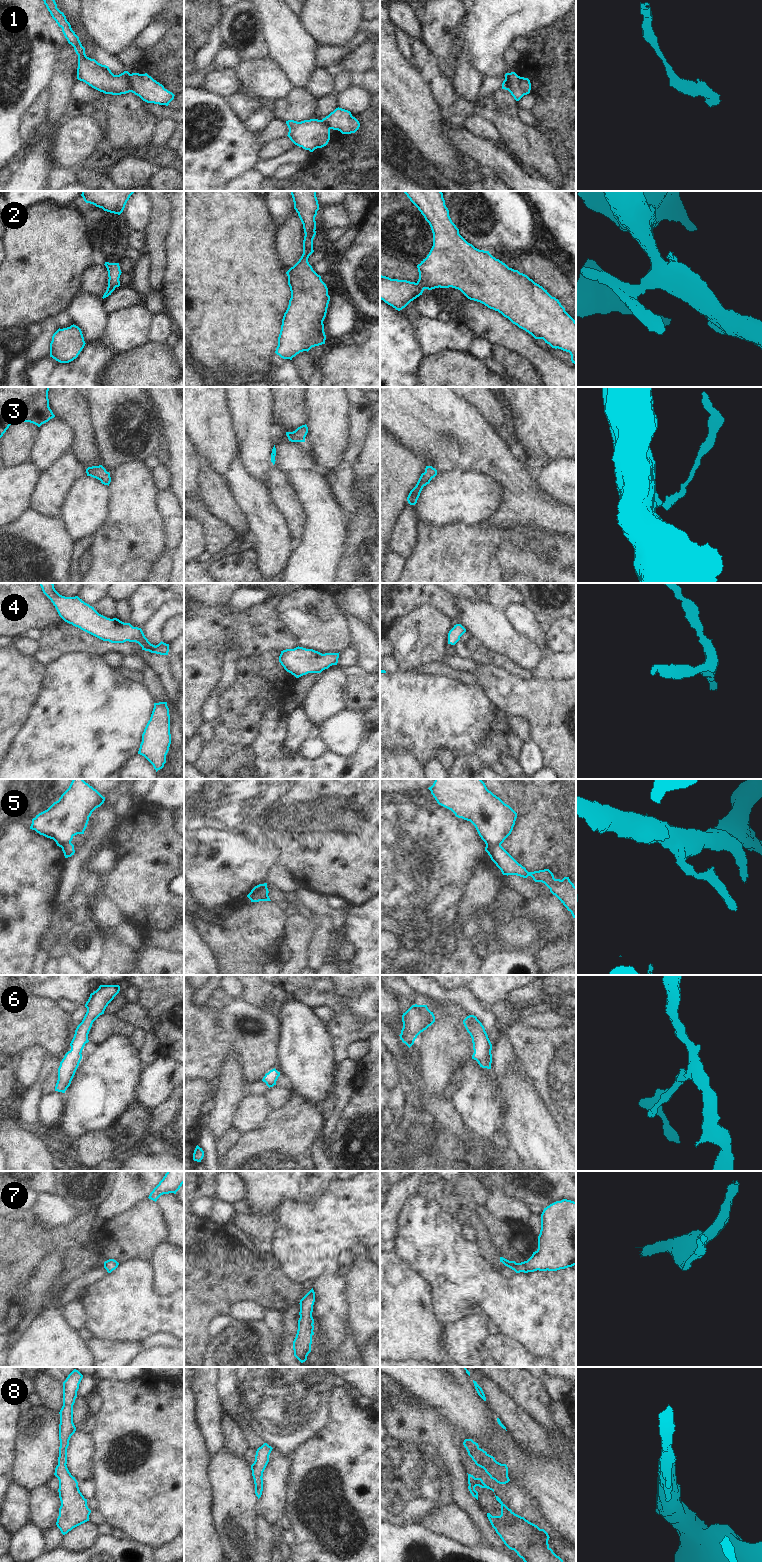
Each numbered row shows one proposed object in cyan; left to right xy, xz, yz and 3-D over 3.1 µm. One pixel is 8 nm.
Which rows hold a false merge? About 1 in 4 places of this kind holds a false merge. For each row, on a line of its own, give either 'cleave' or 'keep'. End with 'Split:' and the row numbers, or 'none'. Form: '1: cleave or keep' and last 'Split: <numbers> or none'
1: cleave
2: keep
3: keep
4: keep
5: cleave
6: keep
7: keep
8: keep
Split: 1, 5

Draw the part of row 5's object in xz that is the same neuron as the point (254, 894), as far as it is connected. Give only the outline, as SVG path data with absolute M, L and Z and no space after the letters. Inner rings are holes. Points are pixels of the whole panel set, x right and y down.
M259 884L255 886L251 892L247 895L247 897L251 900L251 902L259 902L259 901L271 901L269 896L267 897L260 897L259 891L262 889L263 884Z

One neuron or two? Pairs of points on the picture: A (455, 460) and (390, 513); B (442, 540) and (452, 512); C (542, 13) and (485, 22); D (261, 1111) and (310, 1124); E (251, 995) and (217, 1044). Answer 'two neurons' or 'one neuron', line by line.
A: two neurons
B: two neurons
C: one neuron
D: two neurons
E: two neurons

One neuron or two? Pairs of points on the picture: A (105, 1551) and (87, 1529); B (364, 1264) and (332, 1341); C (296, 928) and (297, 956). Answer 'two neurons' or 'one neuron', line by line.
A: two neurons
B: two neurons
C: one neuron

